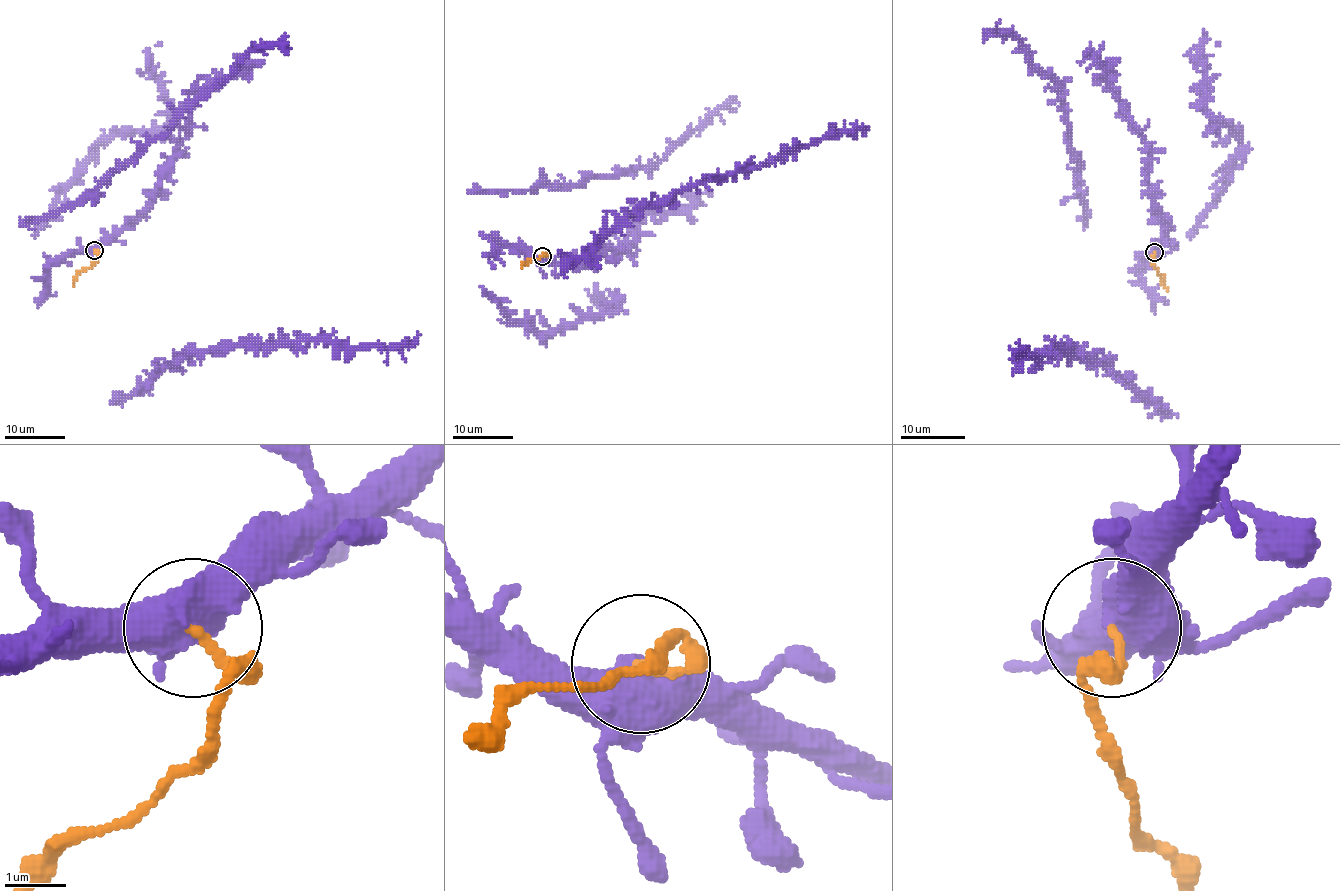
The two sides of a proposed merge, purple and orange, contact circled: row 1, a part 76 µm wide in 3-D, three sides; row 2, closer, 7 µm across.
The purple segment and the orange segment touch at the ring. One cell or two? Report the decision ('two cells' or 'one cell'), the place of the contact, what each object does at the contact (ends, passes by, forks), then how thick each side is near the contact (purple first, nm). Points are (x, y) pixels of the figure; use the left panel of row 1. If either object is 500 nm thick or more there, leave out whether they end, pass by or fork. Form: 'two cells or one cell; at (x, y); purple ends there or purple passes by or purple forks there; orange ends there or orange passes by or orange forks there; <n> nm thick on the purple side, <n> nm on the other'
two cells; at (94, 250); purple passes by; orange ends there; 480 nm thick on the purple side, 120 nm on the other

